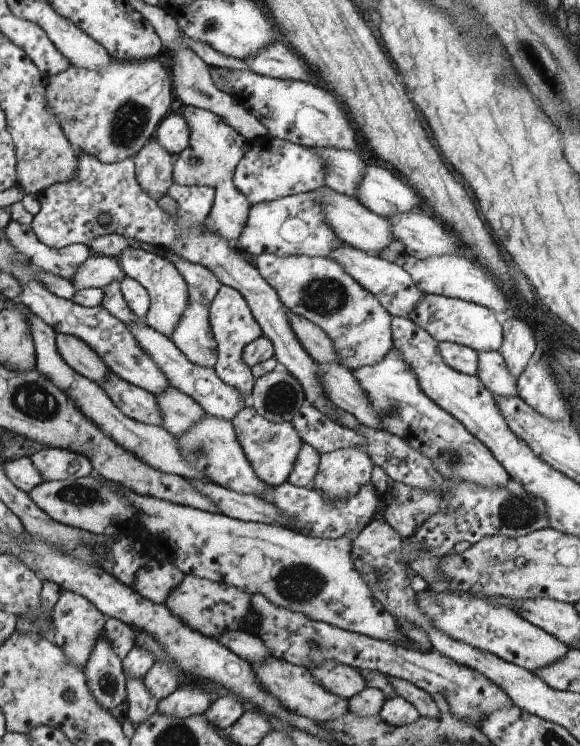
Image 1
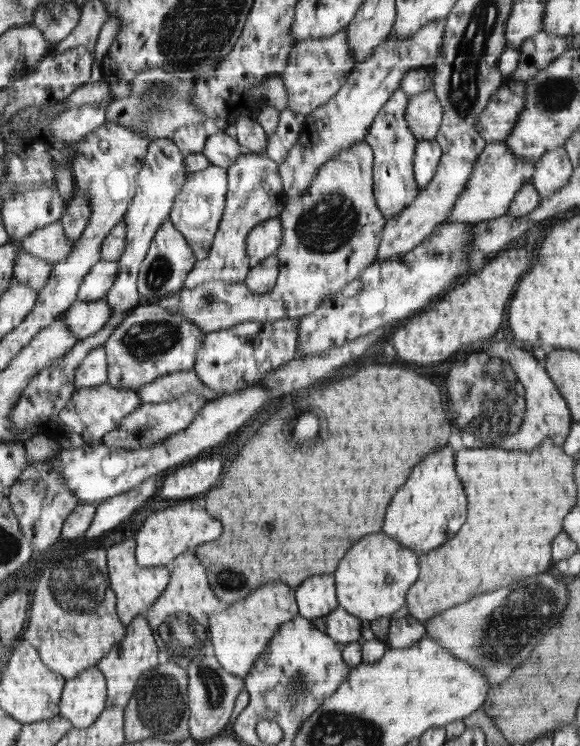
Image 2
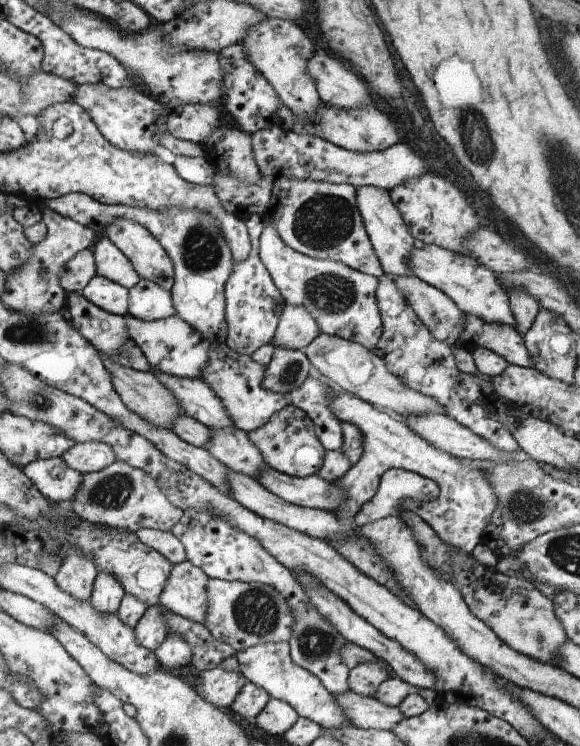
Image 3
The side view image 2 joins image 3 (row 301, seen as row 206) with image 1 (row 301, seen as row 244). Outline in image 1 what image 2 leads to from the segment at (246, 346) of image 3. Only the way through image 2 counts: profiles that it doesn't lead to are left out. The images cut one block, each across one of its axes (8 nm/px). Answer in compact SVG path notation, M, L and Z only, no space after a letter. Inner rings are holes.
M226 285L220 288L219 293L211 302L210 319L211 329L215 335L215 341L218 343L219 351L218 364L214 365L213 368L225 383L235 387L239 394L243 395L243 401L246 406L250 407L253 404L252 393L256 378L251 367L243 361L243 350L252 341L262 336L263 329L251 313L247 299L240 294L240 291Z

